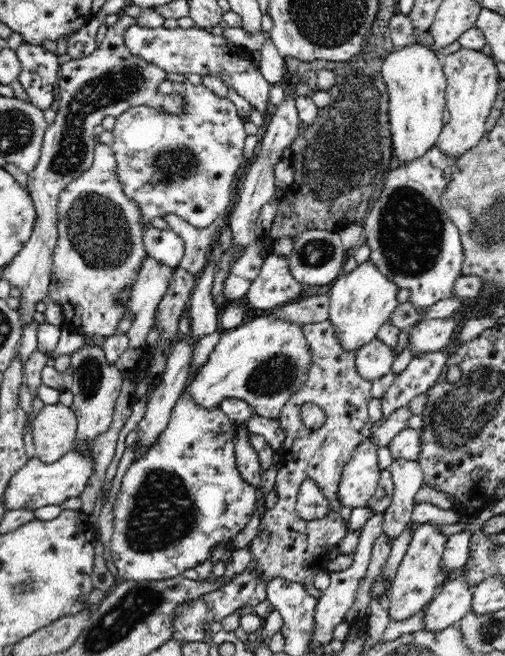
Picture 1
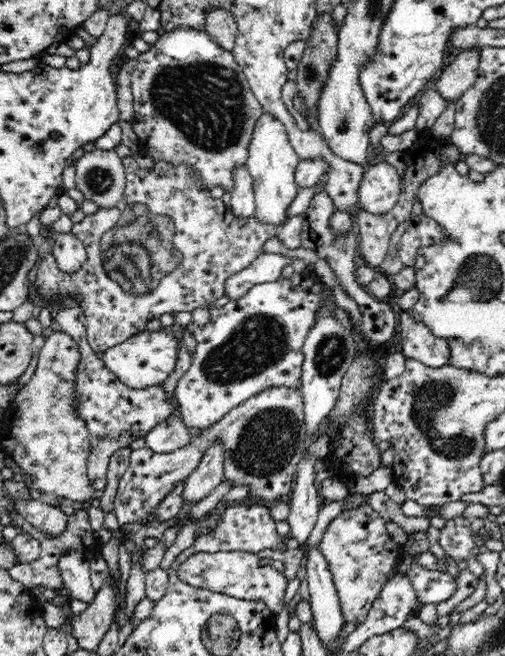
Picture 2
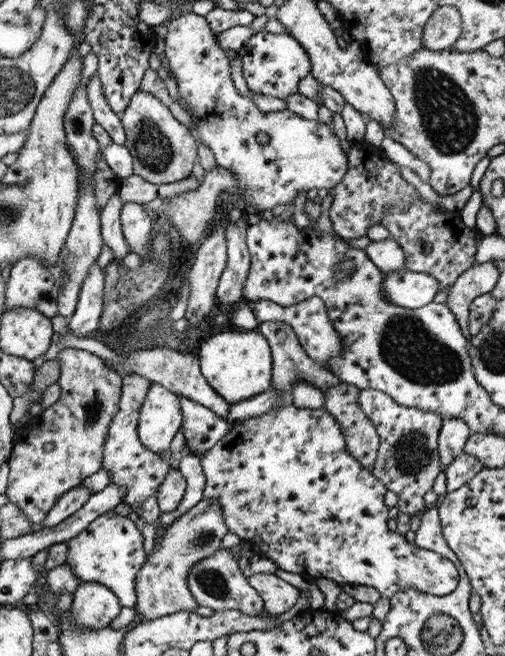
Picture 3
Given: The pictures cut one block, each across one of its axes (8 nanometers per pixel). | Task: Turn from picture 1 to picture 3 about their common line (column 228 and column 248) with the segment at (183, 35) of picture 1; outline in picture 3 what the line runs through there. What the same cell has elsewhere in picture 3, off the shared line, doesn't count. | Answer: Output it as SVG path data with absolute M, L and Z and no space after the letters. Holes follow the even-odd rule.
M254 32L237 51L243 80L250 92L284 100L297 92L297 82L310 72L310 62L303 47L287 33Z

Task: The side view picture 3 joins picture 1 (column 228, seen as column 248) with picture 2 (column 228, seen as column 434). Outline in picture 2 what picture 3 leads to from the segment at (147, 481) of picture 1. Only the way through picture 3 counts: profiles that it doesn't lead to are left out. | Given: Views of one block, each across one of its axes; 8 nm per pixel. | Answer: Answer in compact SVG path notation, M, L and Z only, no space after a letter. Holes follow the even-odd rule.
M244 551L196 553L179 566L177 573L182 582L191 584L195 589L210 590L234 600L264 601L275 616L282 610L288 587L284 573L272 568L267 562L260 562L256 554Z

